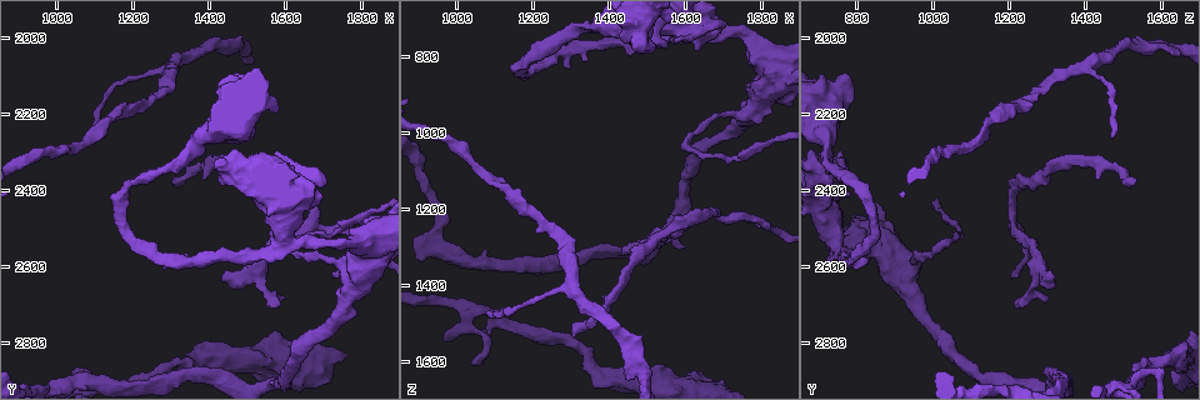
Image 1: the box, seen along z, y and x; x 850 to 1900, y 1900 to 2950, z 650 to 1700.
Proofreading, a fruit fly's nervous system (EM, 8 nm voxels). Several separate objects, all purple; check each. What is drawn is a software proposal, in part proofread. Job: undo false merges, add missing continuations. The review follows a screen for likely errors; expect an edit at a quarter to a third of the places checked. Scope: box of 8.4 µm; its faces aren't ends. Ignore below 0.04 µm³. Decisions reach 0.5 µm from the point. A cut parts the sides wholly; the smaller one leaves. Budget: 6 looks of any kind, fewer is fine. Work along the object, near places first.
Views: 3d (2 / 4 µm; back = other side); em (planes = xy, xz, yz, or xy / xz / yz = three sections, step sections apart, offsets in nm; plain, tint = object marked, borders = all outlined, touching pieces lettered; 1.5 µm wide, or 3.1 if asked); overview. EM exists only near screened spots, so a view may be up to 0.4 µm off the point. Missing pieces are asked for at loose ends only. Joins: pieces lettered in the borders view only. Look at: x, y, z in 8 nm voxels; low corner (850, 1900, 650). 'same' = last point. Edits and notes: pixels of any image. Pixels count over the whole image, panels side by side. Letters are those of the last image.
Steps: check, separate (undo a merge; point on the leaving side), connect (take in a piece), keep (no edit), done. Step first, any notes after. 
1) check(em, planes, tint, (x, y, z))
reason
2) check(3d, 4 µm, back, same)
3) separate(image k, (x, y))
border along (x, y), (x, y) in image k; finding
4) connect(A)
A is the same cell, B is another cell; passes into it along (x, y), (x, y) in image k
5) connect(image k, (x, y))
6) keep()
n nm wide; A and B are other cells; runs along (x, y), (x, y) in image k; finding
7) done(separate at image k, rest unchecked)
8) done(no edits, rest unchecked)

check(em, yz, step 8, tint, (1705, 2545, 735))
a narrow waist

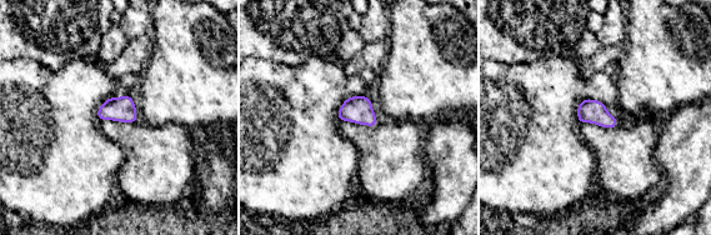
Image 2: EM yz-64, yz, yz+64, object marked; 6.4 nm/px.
check(em, planes, borders, same)
cut it another way

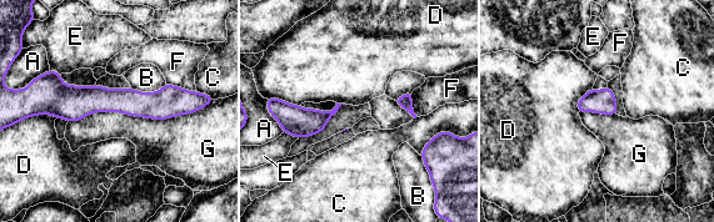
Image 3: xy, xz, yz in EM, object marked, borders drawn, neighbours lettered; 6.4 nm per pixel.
keep()
A, B, C, D, E, F and G are other cells; border along (198, 110), (68, 122) in image 3; one neuron here

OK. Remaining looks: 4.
check(em, xz, step 8, tint, (1315, 2370, 1535))
end of a long branch

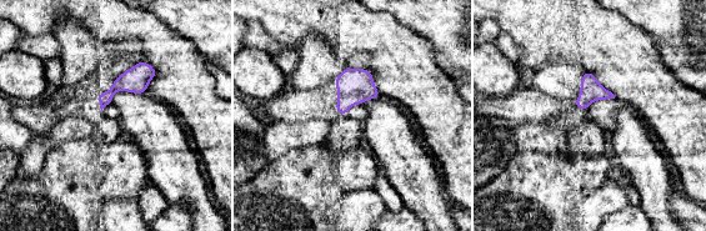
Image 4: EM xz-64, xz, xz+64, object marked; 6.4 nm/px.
check(em, xz, step 8, borders, same)
what lies round it

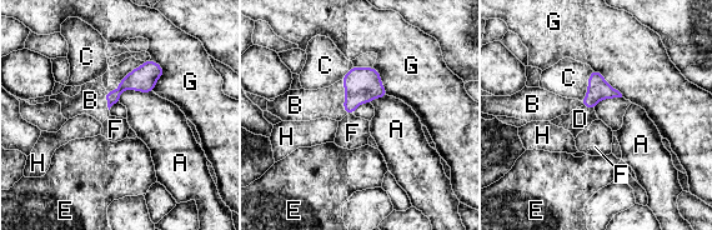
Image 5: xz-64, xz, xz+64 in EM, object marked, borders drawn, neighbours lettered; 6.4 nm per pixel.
connect(B)
90 nm wide; B is the same cell, A, C, D, E, F, G and H are other cells; the neuron continues

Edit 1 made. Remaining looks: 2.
done(connect at image 5, rest unchecked)

